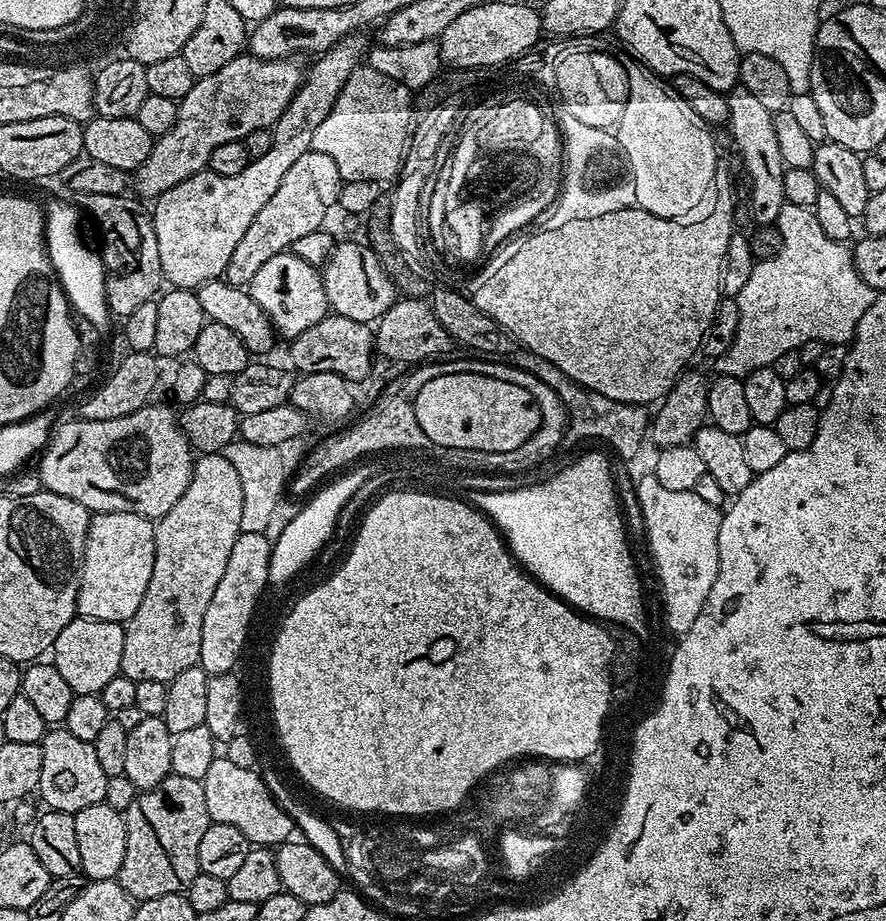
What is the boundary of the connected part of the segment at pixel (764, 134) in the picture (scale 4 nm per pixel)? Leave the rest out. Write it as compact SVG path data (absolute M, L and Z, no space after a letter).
M736 83L726 94L728 106L728 130L731 130L736 148L742 158L750 182L752 216L758 224L773 225L781 207L786 203L782 180L785 166L779 153L775 135L773 113L746 86Z

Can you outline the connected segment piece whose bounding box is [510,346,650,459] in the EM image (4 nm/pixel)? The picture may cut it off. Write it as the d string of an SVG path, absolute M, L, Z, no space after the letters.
M513 347L510 360L516 367L537 376L560 396L568 416L568 427L565 432L567 441L602 440L610 444L615 450L615 455L621 459L625 454L641 453L644 446L642 442L646 440L650 428L650 412L645 405L631 401L617 402L606 395L598 394L597 391L591 391L574 382L568 374L563 374L562 370L552 367L547 358L542 358L542 354L534 354L534 350L529 348Z

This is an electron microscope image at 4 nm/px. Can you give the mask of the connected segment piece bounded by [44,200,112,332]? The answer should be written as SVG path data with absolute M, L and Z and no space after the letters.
M52 200L45 205L45 244L52 267L56 271L61 288L68 297L69 305L79 316L88 318L102 332L107 331L112 320L105 300L105 272L101 253L86 242L82 234L81 211L71 201Z

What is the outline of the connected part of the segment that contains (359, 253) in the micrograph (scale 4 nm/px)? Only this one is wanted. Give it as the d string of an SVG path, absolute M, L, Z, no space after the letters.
M352 238L344 239L348 240L342 241L341 239L335 245L332 255L322 268L328 306L335 315L342 318L354 318L354 322L371 325L373 322L379 321L380 317L386 314L386 310L390 310L390 306L396 303L398 299L396 286L386 274L386 270L380 265L380 259L372 253L367 243L360 242L360 244L355 244Z

